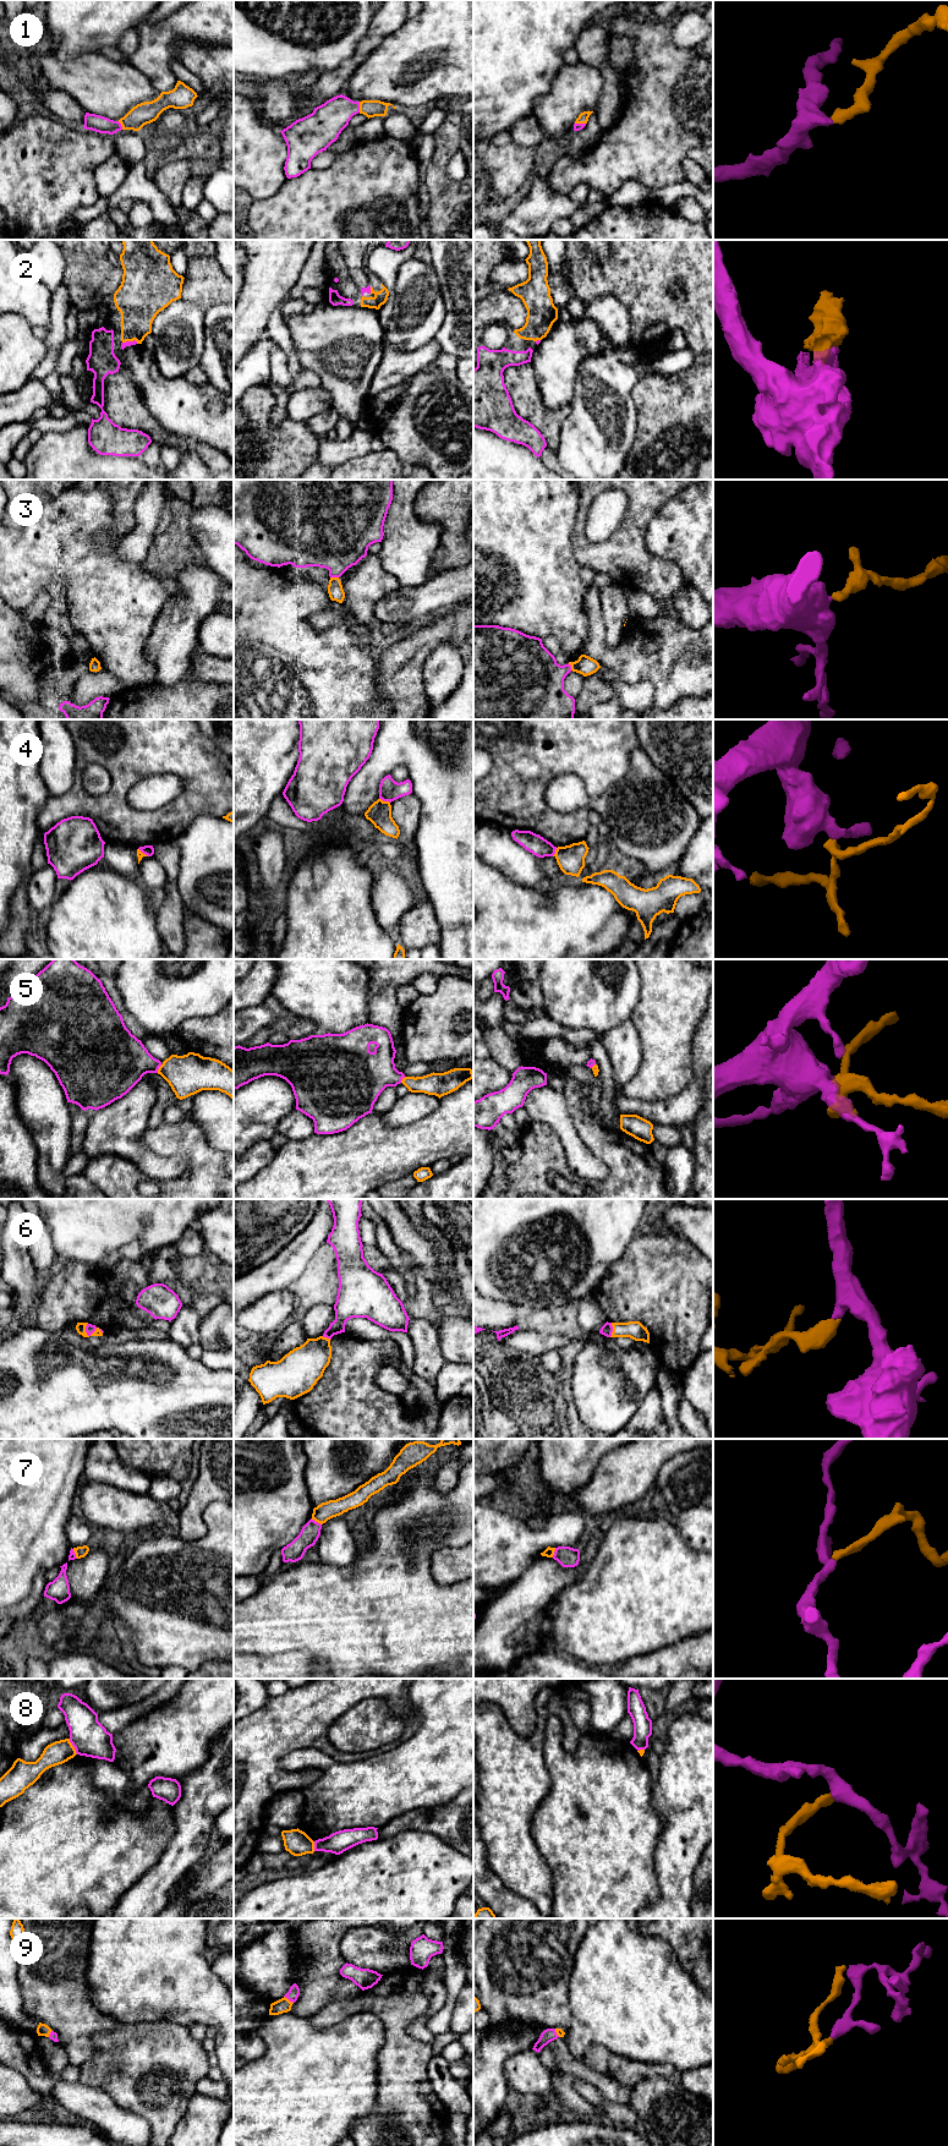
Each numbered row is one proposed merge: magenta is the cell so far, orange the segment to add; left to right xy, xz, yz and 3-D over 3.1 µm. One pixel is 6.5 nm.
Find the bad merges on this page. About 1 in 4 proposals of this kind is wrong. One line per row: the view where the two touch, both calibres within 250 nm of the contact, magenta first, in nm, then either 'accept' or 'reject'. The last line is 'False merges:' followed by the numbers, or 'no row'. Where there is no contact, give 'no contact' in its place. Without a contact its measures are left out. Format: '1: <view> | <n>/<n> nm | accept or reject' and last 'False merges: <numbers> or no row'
1: xz | 240/110 nm | accept
2: xy | 40/260 nm | accept
3: xz | 420/100 nm | accept
4: xz | 140/160 nm | reject
5: xy | 360/260 nm | accept
6: xy | 60/60 nm | accept
7: xz | 130/120 nm | reject
8: xy | 240/150 nm | reject
9: xz | 80/100 nm | accept
False merges: 4, 7, 8

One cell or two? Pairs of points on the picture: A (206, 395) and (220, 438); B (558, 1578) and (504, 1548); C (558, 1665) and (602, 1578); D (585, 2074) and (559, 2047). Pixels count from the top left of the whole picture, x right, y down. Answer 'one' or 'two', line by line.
A: one
B: two
C: two
D: one

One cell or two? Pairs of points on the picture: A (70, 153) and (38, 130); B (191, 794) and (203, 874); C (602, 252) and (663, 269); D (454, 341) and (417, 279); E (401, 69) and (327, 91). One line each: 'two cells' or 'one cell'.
A: one cell
B: two cells
C: two cells
D: two cells
E: two cells

